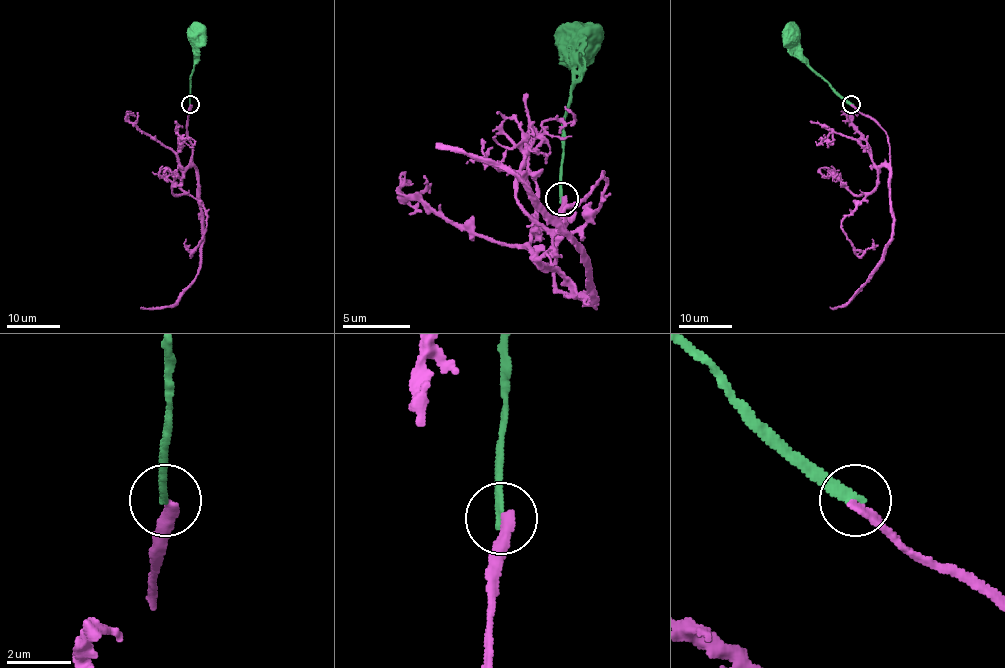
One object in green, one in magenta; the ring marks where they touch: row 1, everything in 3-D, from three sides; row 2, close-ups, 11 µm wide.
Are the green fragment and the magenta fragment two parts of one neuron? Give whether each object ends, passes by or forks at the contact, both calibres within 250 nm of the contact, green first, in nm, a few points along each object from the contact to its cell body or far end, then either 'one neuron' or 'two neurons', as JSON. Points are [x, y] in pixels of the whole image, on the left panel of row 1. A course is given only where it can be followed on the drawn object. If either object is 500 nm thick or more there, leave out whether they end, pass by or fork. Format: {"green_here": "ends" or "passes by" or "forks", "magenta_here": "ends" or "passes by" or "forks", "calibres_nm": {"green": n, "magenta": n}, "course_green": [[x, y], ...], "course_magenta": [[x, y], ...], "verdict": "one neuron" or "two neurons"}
{"green_here": "ends", "magenta_here": "ends", "calibres_nm": {"green": 220, "magenta": 280}, "course_green": [[190, 105], [190, 74], [198, 36]], "course_magenta": [[190, 105], [187, 134], [201, 211], [201, 262], [194, 282], [169, 306], [140, 307]], "verdict": "two neurons"}

